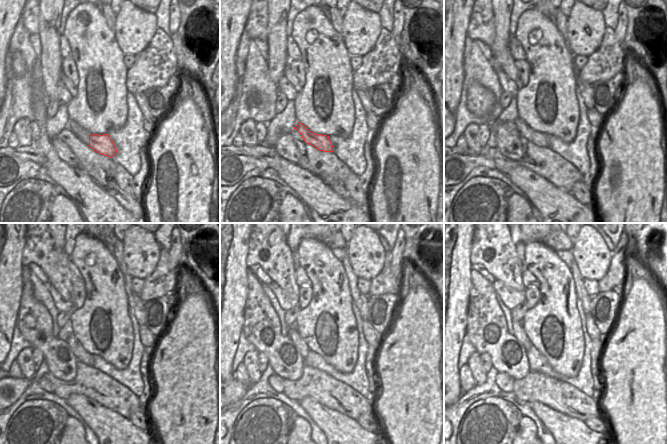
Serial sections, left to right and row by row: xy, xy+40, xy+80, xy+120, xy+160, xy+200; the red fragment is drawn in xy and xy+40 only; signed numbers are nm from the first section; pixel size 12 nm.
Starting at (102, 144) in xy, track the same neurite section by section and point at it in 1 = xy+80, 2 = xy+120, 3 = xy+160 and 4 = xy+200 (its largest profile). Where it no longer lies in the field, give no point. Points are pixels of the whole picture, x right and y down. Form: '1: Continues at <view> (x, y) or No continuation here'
1: Continues at xy+80 (538, 138)
2: Continues at xy+120 (81, 354)
3: Continues at xy+160 (294, 335)
4: Continues at xy+200 (519, 333)

